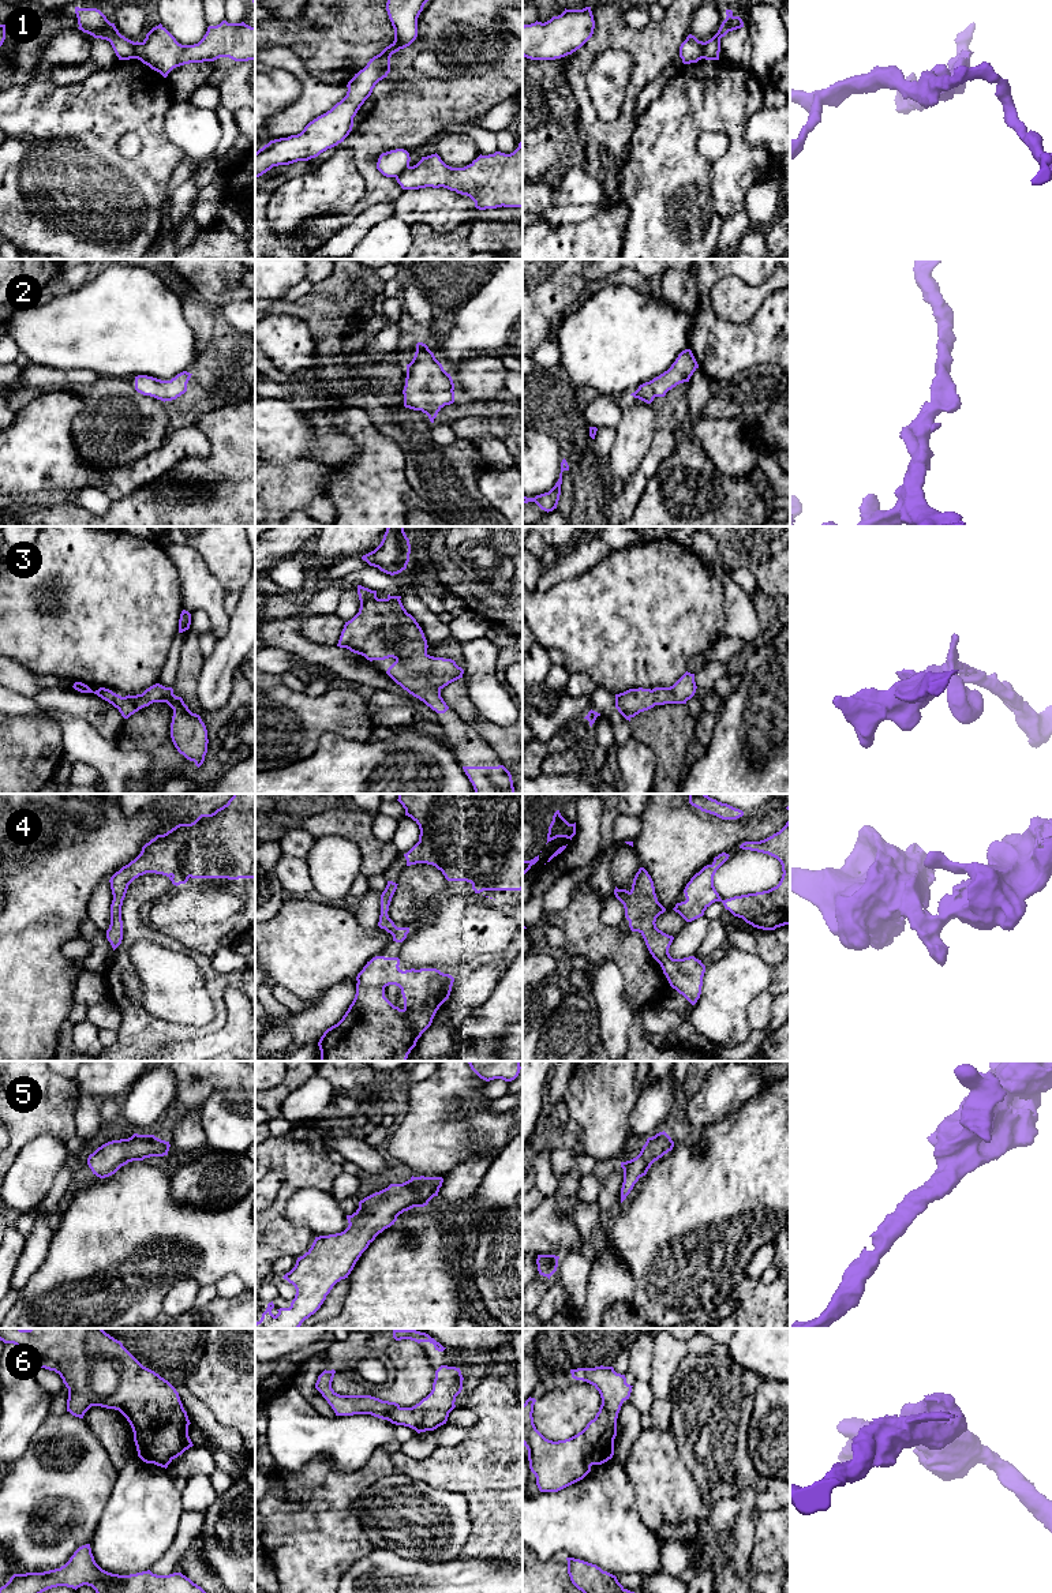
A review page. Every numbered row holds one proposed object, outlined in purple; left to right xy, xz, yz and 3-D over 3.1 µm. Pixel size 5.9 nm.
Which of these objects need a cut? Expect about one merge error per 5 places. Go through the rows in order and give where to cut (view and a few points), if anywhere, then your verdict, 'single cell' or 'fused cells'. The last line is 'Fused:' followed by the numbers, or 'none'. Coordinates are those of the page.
1: xy (134, 42), (135, 57) | fused cells
2: no cut | single cell
3: no cut | single cell
4: no cut | single cell
5: no cut | single cell
6: no cut | single cell
Fused: 1

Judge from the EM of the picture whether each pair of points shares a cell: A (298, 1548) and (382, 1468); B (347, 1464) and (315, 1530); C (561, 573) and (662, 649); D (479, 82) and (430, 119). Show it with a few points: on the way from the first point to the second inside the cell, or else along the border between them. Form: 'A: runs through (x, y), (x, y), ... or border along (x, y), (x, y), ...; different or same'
A: runs through (314, 1526), (360, 1480); same
B: border along (370, 1458), (351, 1473), (324, 1458), (311, 1461); different
C: border along (596, 563), (545, 591), (538, 591); different
D: runs through (467, 94), (459, 100), (448, 101), (442, 107); same

